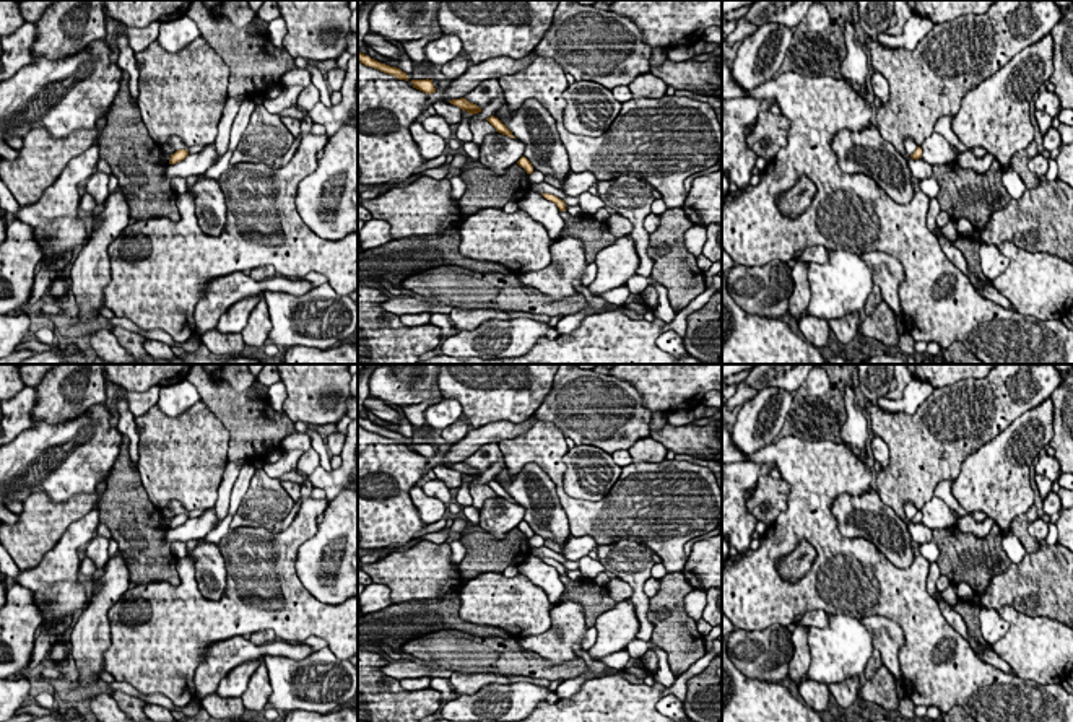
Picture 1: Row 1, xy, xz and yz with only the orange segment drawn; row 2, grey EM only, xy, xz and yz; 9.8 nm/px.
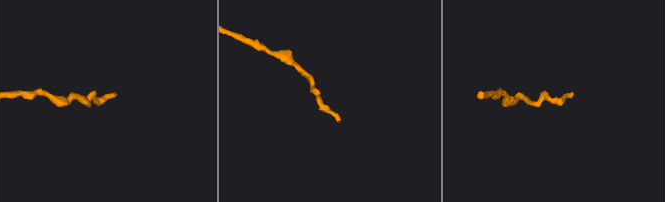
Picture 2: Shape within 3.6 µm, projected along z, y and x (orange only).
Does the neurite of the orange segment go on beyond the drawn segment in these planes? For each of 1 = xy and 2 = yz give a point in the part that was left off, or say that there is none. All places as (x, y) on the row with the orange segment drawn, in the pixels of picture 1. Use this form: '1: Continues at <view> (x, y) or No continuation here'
1: No continuation here
2: No continuation here

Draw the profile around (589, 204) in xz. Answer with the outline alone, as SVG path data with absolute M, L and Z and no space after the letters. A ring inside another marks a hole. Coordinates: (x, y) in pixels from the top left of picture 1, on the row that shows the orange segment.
M584 192L579 197L579 207L582 208L584 215L595 215L600 208L605 208L605 203L600 197Z

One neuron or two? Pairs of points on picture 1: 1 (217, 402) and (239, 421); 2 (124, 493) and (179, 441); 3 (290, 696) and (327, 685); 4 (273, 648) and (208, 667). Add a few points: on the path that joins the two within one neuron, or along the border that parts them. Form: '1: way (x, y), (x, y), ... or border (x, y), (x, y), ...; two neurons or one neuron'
1: way (221, 404), (234, 417); one neuron
2: border (137, 469), (147, 496), (161, 509); two neurons
3: way (299, 687), (317, 685); one neuron
4: way (257, 652), (231, 652), (225, 656); one neuron

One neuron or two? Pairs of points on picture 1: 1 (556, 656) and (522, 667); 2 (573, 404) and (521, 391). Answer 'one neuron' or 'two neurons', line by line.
1: two neurons
2: two neurons

